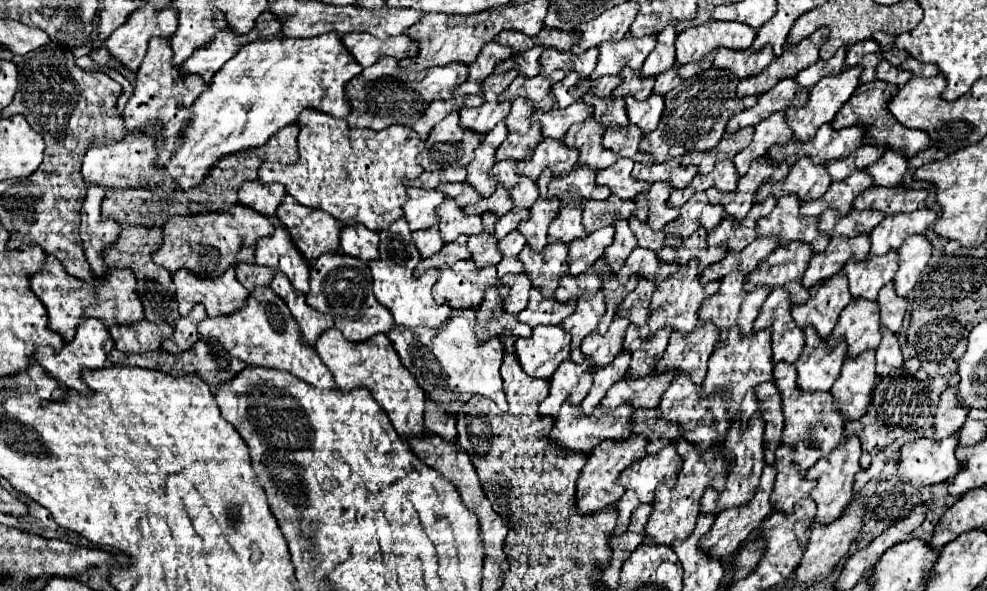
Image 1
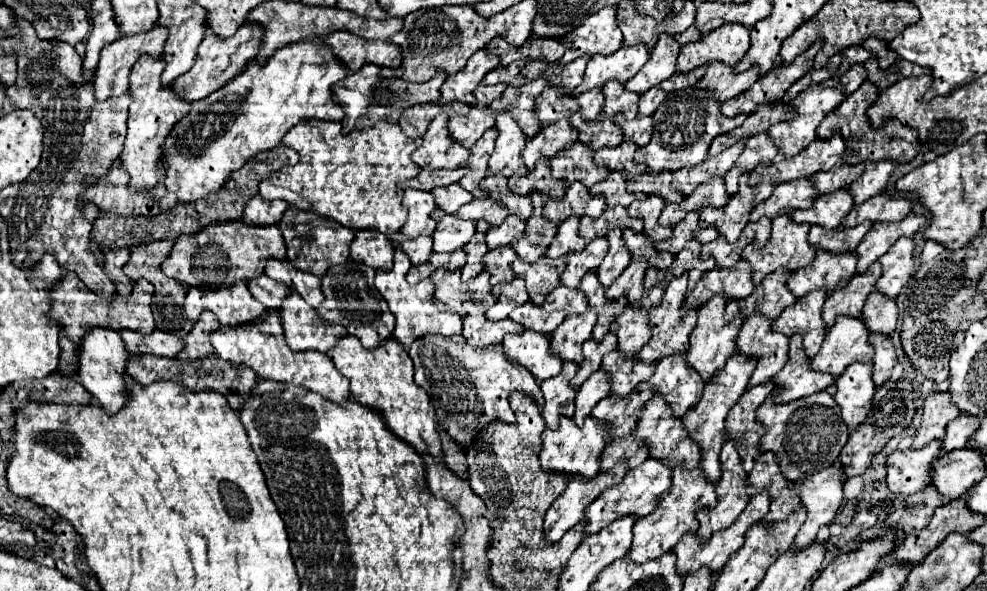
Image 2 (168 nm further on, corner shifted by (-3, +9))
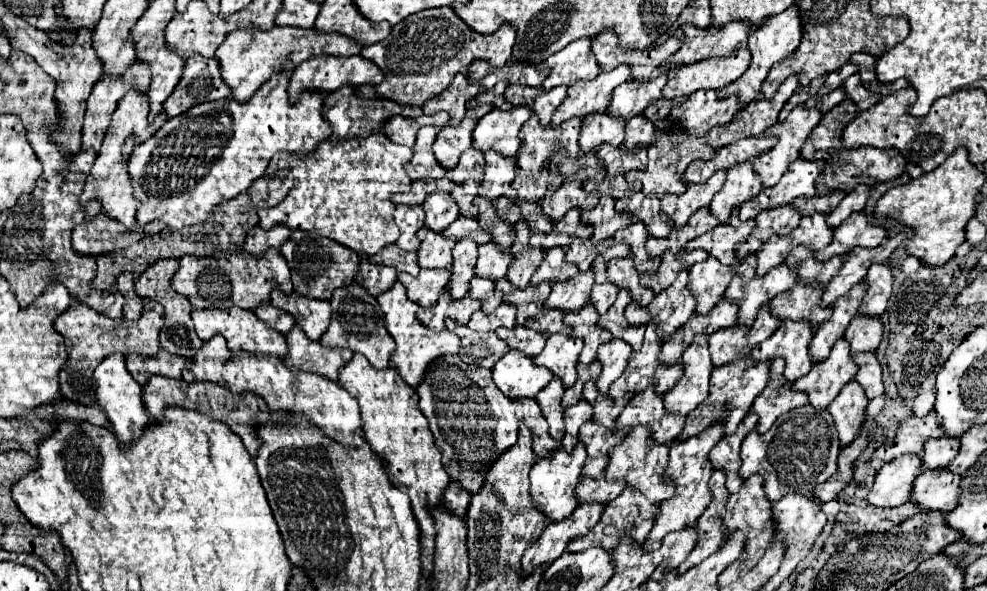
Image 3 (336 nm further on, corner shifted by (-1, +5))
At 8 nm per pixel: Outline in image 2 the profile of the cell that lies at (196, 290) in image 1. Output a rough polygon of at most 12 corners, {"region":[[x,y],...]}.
{"region":[[239,282],[231,290],[189,290],[187,316],[203,310],[221,326],[263,318],[267,306]]}

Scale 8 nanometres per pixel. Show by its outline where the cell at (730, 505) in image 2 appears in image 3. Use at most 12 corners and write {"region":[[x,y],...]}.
{"region":[[715,470],[709,486],[713,502],[697,520],[699,538],[677,568],[701,564],[725,540],[723,514],[729,492],[725,472]]}

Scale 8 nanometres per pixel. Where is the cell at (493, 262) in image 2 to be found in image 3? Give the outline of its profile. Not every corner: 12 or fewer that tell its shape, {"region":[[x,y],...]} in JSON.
{"region":[[475,276],[469,296],[483,304],[489,314],[501,304],[495,282]]}

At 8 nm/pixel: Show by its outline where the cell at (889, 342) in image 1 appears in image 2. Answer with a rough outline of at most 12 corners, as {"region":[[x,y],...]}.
{"region":[[869,334],[873,382],[883,386],[897,364],[889,336]]}

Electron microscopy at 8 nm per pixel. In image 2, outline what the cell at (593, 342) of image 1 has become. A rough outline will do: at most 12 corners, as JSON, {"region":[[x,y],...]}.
{"region":[[615,334],[603,342],[583,344],[583,364],[571,380],[579,388],[595,370],[603,354],[615,350]]}

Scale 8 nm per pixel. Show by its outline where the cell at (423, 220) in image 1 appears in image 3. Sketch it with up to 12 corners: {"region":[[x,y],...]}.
{"region":[[399,204],[393,218],[401,230],[397,246],[417,250],[425,224],[421,206]]}

